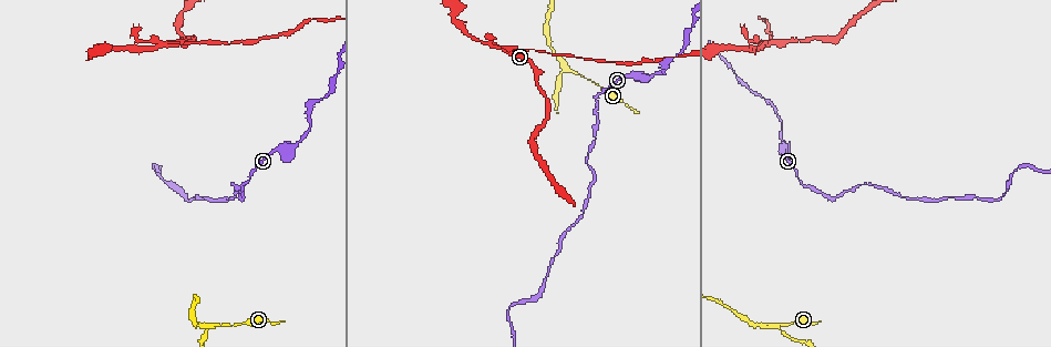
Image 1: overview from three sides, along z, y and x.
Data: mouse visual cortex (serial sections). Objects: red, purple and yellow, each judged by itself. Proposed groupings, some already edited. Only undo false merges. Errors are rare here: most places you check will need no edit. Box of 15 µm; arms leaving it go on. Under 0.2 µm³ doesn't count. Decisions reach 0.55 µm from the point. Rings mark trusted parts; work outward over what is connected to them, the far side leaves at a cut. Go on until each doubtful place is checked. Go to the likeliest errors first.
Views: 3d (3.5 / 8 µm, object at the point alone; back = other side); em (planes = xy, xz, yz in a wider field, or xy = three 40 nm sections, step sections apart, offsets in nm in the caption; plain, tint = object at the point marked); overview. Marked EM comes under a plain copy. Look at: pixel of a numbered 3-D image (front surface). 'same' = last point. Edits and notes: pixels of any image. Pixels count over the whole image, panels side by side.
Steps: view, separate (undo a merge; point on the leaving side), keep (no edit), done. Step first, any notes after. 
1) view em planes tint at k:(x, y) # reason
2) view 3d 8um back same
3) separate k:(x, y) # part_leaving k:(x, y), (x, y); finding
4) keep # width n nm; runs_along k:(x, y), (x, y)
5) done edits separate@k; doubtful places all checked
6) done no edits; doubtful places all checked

view 3d 3.5um at 1:(754, 46) # abrupt turn

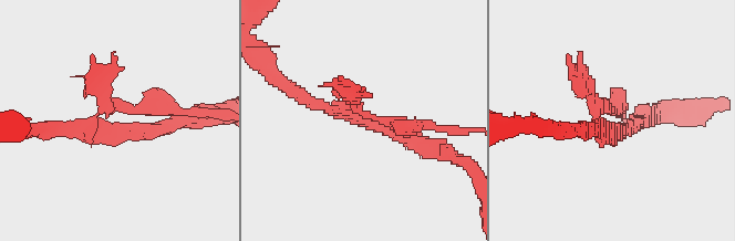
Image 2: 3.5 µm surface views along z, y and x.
view em xy step 3 tint at 2:(351, 118) # now the EM

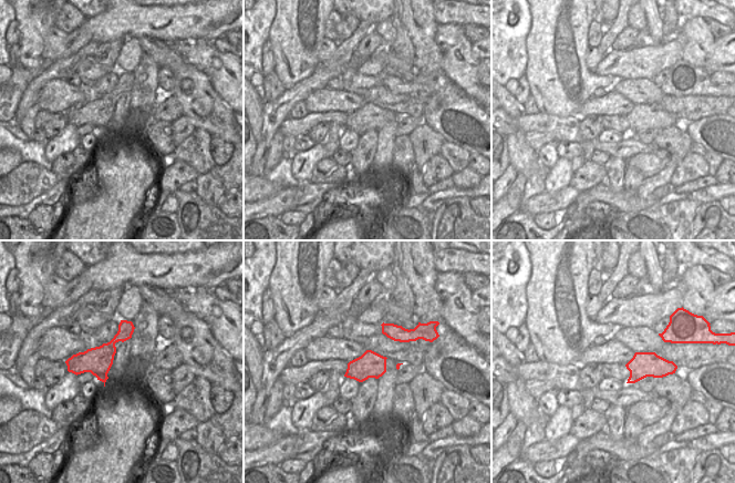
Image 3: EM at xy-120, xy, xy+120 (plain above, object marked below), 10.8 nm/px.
separate 2:(100, 82) # part_leaving 2:(104, 112), (111, 104), (203, 112); a second cell is stuck on

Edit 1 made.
view 3d 8um at 1:(650, 77) # calibre changes

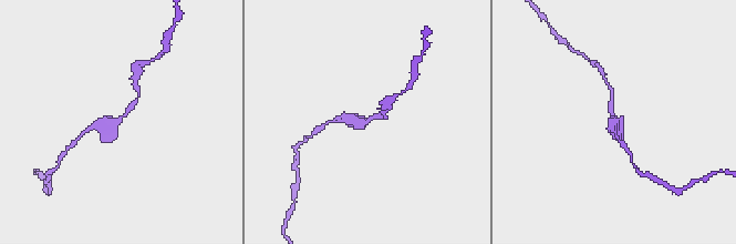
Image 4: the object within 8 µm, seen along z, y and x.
view em xy step 1 tint at 4:(367, 120) # arm_widths 150, 350 nm; need the tissue

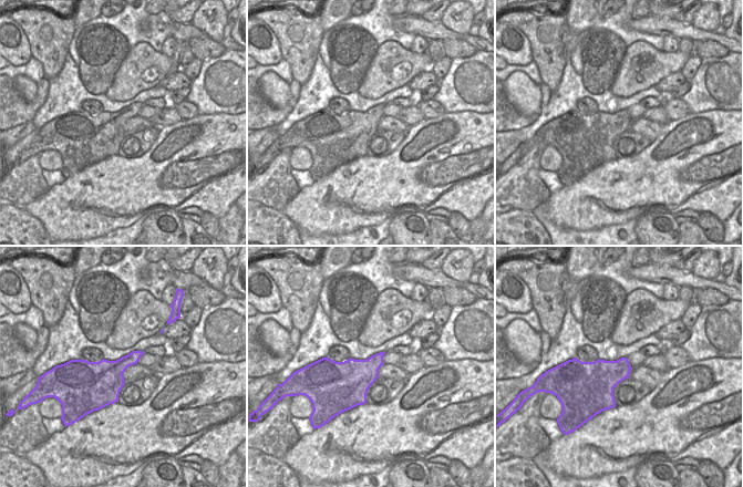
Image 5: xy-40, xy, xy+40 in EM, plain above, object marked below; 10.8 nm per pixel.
keep # runs_along 4:(92, 125), (118, 120), (135, 103), (137, 91); all the same cell

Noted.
view em xy step 1 tint at 1:(786, 326) # narrows sharply

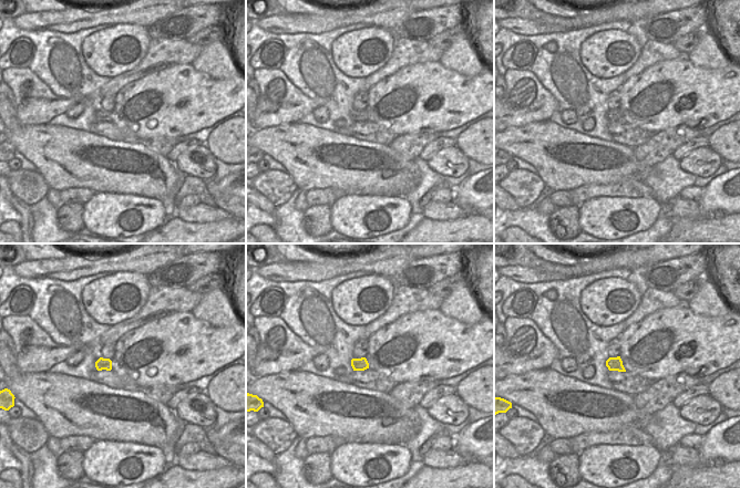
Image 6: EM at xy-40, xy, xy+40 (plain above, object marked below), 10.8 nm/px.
view 3d 3.5um same # wider look

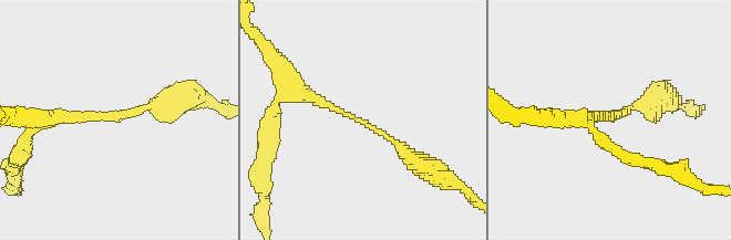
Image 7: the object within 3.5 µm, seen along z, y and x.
keep # all the same cell

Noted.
view 3d 8um at 1:(216, 326) # arms part here

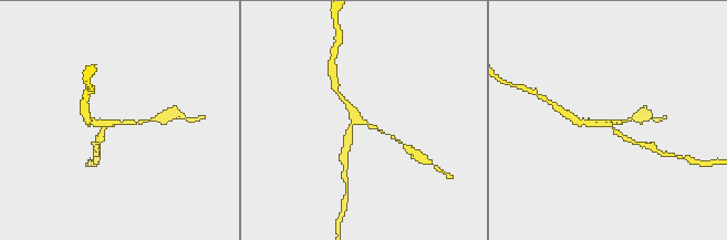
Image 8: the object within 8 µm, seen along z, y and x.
view em xy step 1 tint at 8:(364, 120) # shape alone is not enough

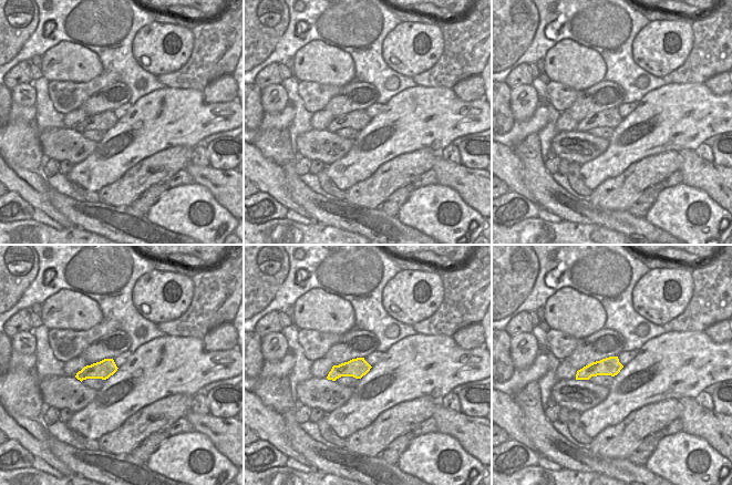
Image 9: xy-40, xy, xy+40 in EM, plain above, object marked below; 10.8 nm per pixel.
keep # runs_along 8:(392, 137), (360, 120), (342, 97); one cell here

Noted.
done edits separate@2; doubtful places all checked

